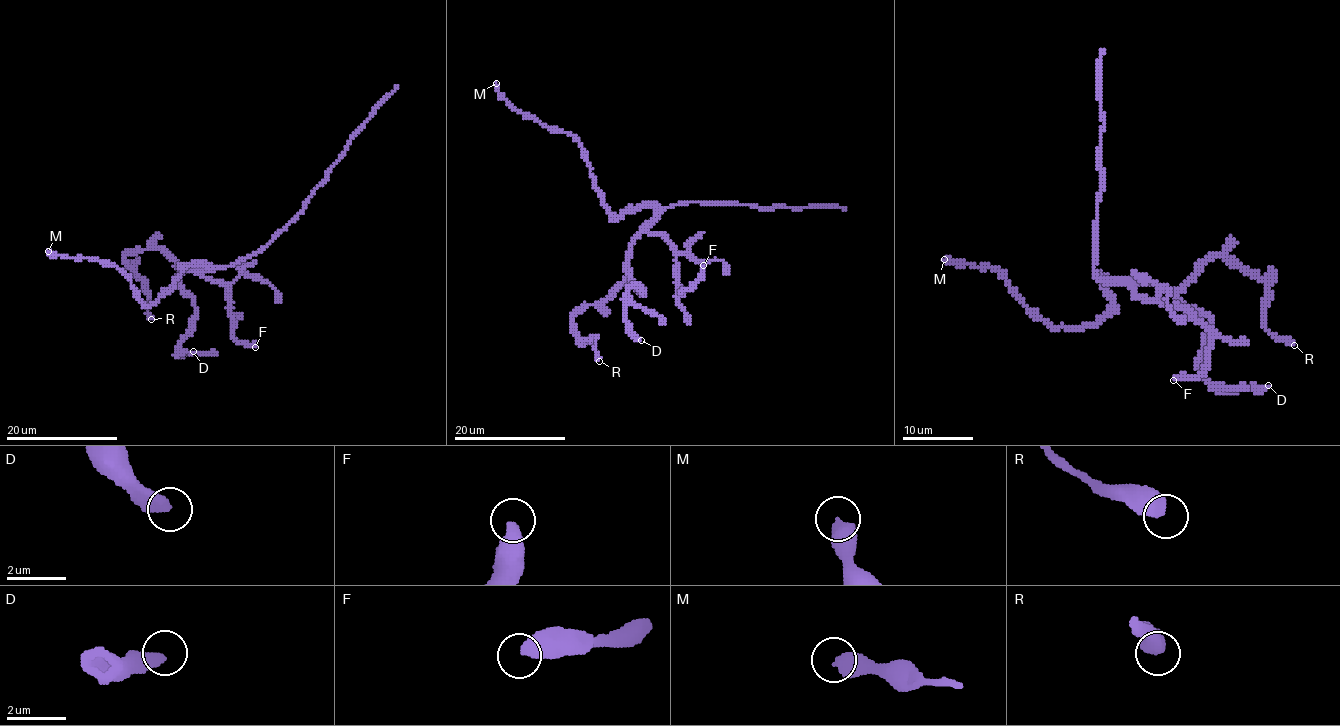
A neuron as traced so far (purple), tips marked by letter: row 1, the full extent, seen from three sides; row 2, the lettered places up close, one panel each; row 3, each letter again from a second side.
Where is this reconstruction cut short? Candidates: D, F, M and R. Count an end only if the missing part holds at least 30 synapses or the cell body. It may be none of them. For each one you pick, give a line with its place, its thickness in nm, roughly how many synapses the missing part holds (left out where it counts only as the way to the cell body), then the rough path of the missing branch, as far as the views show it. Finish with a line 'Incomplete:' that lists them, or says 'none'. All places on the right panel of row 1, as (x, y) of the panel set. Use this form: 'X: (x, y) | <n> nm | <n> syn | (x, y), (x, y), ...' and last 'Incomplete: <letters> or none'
Incomplete: none

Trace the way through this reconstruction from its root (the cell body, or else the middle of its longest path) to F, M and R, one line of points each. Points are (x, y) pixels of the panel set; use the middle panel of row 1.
F: (659, 208), (656, 220), (648, 230), (659, 233), (674, 251), (675, 283), (680, 294), (699, 276), (703, 265)
M: (659, 208), (636, 207), (614, 216), (603, 204), (580, 143), (518, 112), (496, 83)
R: (659, 208), (632, 245), (627, 279), (573, 318), (580, 337), (596, 337), (599, 361)

